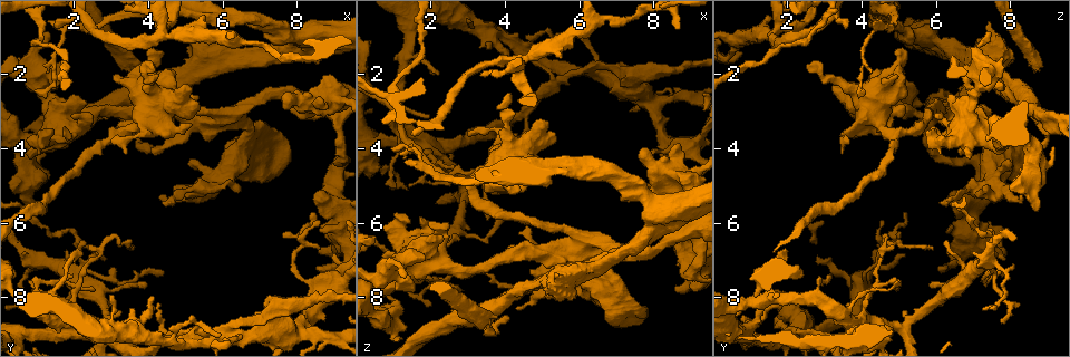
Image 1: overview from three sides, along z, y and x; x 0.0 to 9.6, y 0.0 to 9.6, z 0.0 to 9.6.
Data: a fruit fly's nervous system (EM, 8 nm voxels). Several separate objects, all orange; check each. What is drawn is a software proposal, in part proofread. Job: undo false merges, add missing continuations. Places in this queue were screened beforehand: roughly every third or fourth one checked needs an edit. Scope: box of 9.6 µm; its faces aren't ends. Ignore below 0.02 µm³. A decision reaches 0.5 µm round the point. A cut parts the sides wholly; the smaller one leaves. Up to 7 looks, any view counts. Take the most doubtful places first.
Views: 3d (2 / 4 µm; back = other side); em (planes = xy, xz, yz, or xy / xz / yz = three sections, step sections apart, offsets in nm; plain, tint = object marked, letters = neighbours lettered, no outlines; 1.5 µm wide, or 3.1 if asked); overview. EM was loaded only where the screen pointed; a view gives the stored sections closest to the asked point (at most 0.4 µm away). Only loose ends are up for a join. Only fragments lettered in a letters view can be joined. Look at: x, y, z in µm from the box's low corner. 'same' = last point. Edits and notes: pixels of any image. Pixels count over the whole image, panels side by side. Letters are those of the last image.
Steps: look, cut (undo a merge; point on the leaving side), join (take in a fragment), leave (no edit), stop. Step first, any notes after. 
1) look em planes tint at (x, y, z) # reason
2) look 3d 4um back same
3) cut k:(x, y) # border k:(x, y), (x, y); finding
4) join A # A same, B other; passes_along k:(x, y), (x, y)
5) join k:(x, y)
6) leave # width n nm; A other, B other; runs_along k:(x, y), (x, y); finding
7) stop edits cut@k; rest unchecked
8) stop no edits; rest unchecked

look 3d 2um at (6.05, 3.15, 6.45) # four arms meet

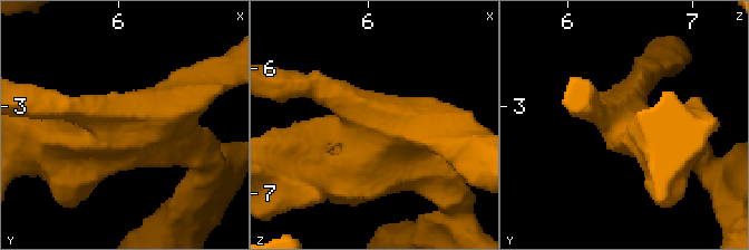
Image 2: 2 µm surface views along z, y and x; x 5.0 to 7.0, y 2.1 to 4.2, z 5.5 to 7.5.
look em planes letters at (5.98, 3.16, 6.46) # arms 4

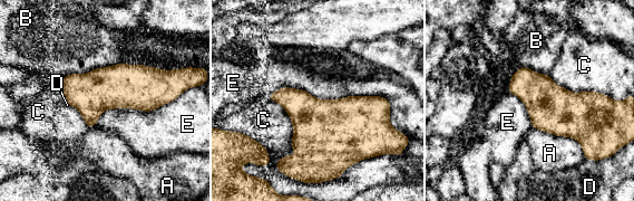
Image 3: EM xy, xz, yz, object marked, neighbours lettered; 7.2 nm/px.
leave # A other, B other, C other, D other, E other; border 3:(266, 95), (383, 96), (394, 128); continuous, no second cell

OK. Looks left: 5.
look em xz step 4 letters at (8.65, 1.40, 0.80) # branch stops here

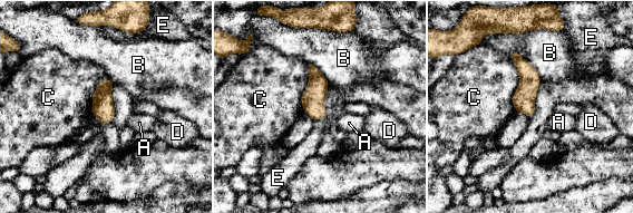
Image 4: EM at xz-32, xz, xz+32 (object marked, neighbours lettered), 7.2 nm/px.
look em planes letters same # another direction

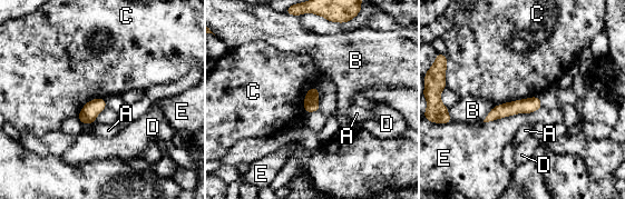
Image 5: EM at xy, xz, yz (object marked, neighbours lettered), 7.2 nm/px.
leave # longest_contact E 440 nm; A other, B other, C other, D other, E other; runs_along 5:(538, 105), (509, 108), (489, 118); no lettered fragment goes on from it

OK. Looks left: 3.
look 3d 4um at (7.25, 3.55, 7.95) # closes a loop

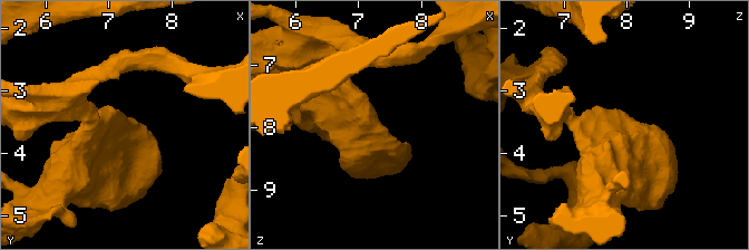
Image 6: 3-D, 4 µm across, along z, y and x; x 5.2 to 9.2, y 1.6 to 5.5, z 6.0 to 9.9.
look em yz step 4 tint at (7.30, 3.55, 7.95)

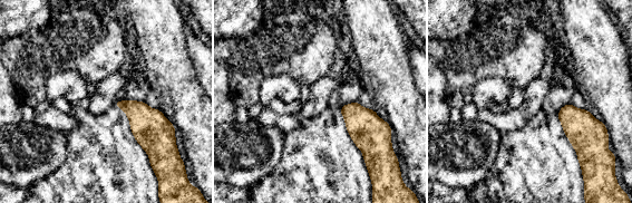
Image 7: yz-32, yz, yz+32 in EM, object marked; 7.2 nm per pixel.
look em planes letters same # cut it another way

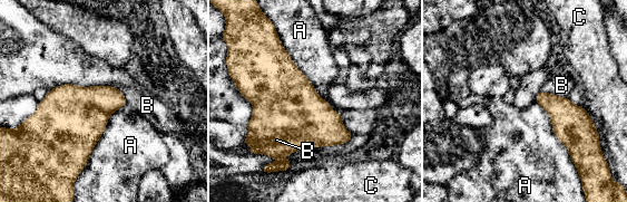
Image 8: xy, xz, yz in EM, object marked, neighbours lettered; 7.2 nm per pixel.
leave # width 80 nm; longest_contact A 750 nm; A other, B other, C other; continuous, no second cell

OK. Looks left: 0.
stop no edits; rest unchecked

